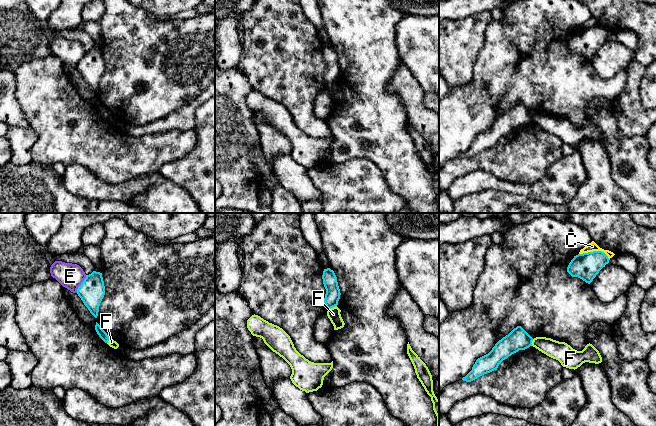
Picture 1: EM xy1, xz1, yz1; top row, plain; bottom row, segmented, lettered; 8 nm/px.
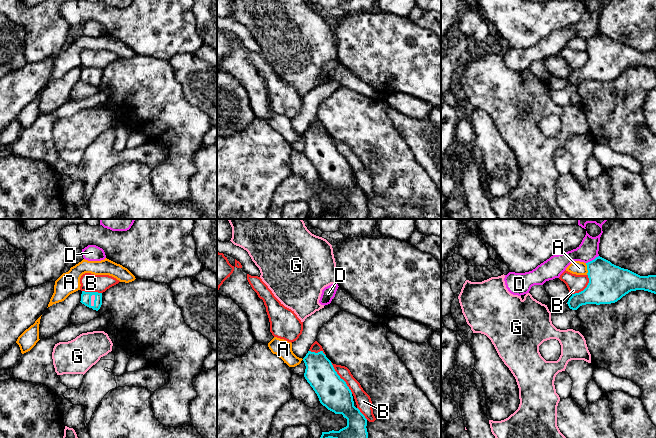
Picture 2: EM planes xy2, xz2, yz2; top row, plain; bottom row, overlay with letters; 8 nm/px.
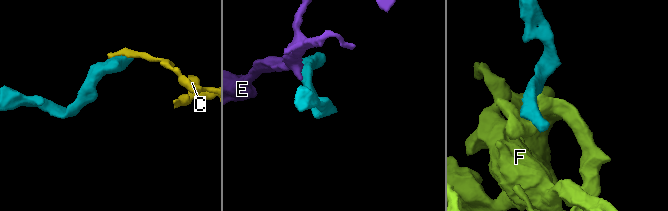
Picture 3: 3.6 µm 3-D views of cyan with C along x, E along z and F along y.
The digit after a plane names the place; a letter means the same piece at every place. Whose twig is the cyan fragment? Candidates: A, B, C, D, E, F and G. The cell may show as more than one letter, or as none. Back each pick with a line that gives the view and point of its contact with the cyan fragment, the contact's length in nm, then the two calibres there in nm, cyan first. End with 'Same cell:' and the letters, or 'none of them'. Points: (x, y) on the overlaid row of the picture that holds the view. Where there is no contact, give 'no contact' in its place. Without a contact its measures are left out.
G: contact xy2 (94, 300); length 110 nm; calibres 80 and 30 nm
Same cell: G

